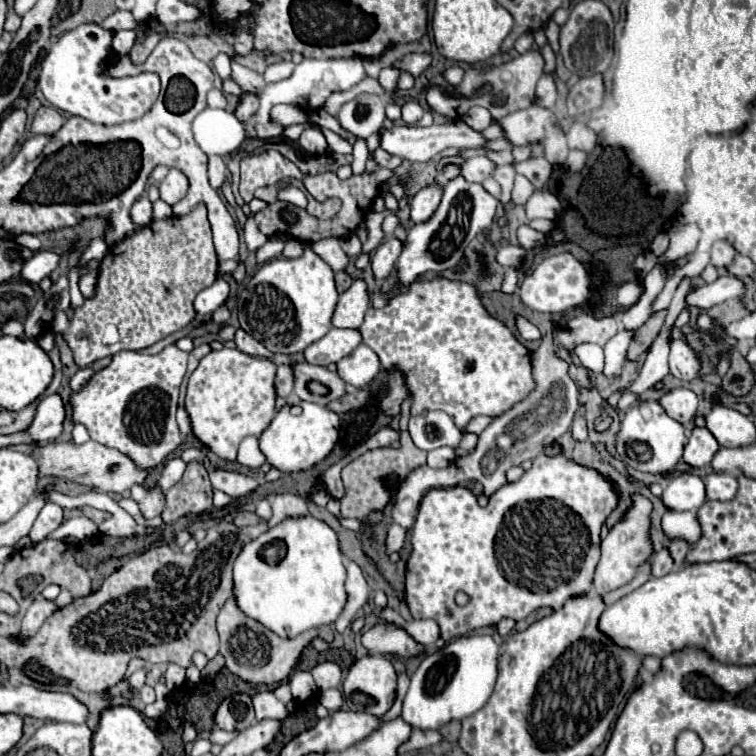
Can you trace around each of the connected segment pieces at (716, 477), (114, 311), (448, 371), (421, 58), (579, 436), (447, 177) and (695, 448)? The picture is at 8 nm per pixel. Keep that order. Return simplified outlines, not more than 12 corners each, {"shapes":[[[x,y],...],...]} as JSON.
{"shapes":[[[727,473],[705,477],[705,495],[729,501],[737,493],[737,479]],[[207,207],[111,245],[53,333],[87,367],[185,329],[217,279]],[[441,277],[369,309],[411,415],[463,429],[533,389],[529,351]],[[409,53],[395,63],[419,77],[431,65],[431,53]],[[575,419],[571,431],[575,441],[585,441],[589,429],[585,419]],[[447,165],[435,185],[411,199],[411,221],[425,223],[441,203],[441,191],[459,175],[457,165]],[[695,427],[683,449],[683,461],[703,467],[719,443],[707,429]]]}

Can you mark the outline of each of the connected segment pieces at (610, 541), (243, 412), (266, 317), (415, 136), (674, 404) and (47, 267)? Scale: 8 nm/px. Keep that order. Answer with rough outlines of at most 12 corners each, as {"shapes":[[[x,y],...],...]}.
{"shapes":[[[653,505],[633,507],[601,541],[599,595],[627,585],[651,557]],[[223,347],[189,377],[195,437],[225,461],[275,417],[275,363]],[[301,257],[261,265],[237,299],[239,327],[273,353],[331,329],[333,269]],[[465,123],[395,125],[381,149],[431,161],[447,147],[475,149],[485,139]],[[671,389],[659,397],[661,407],[679,423],[697,411],[691,389]],[[39,251],[25,263],[21,277],[39,283],[59,265],[61,255]]]}

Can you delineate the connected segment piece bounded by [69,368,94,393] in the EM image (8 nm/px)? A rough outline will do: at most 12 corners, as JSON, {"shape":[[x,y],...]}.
{"shape":[[92,368],[77,371],[69,381],[73,393],[77,393],[89,381]]}

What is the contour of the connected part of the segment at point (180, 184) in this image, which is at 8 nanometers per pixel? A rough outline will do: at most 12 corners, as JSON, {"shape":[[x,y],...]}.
{"shape":[[171,169],[159,183],[161,199],[175,205],[185,197],[189,179]]}

